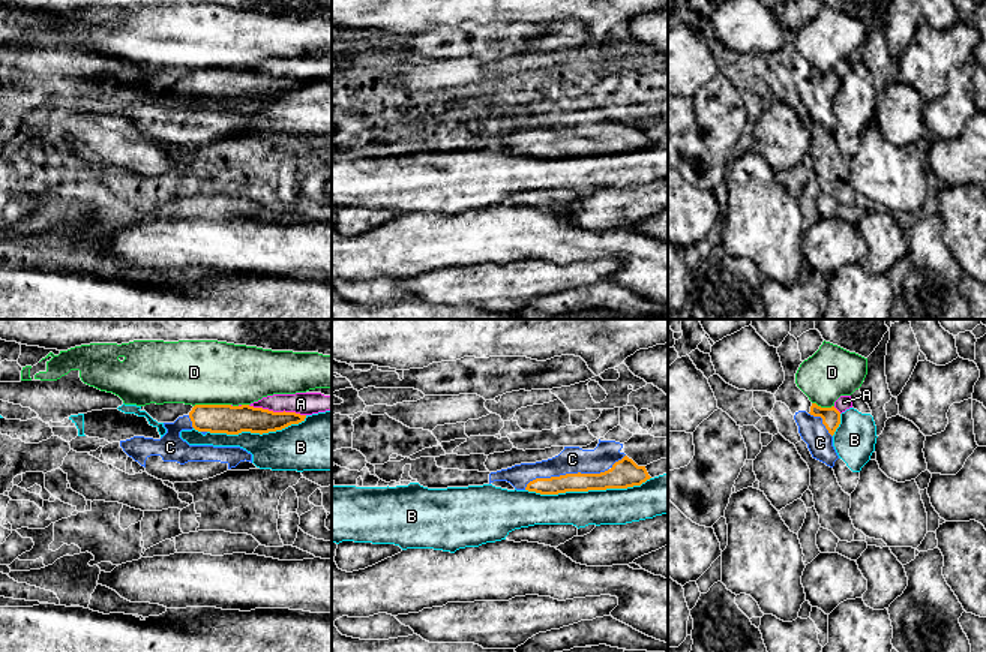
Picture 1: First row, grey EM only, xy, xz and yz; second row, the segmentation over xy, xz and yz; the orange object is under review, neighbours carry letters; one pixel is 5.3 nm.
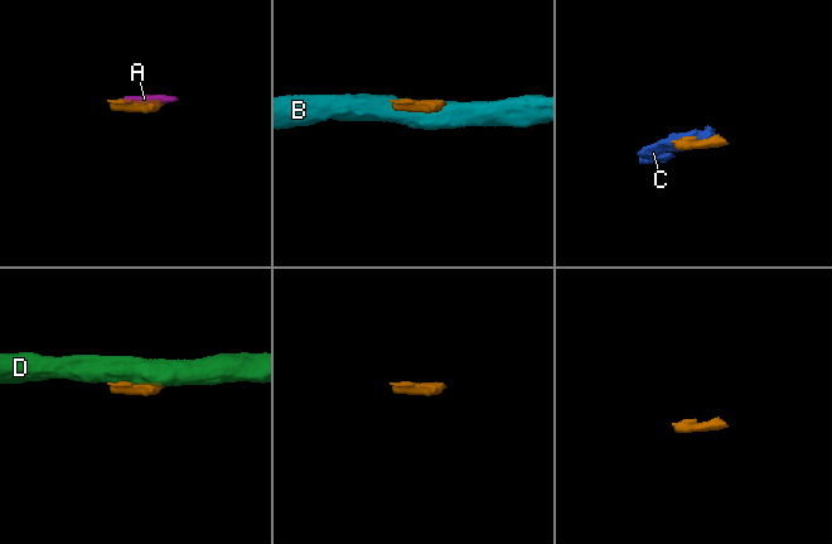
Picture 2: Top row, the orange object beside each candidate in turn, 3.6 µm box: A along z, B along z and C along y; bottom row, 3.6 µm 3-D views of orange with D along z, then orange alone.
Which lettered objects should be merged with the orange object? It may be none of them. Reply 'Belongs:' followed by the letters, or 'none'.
Belongs: A, C

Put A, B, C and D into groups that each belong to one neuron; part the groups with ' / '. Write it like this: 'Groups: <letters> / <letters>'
Groups: A C / B / D

